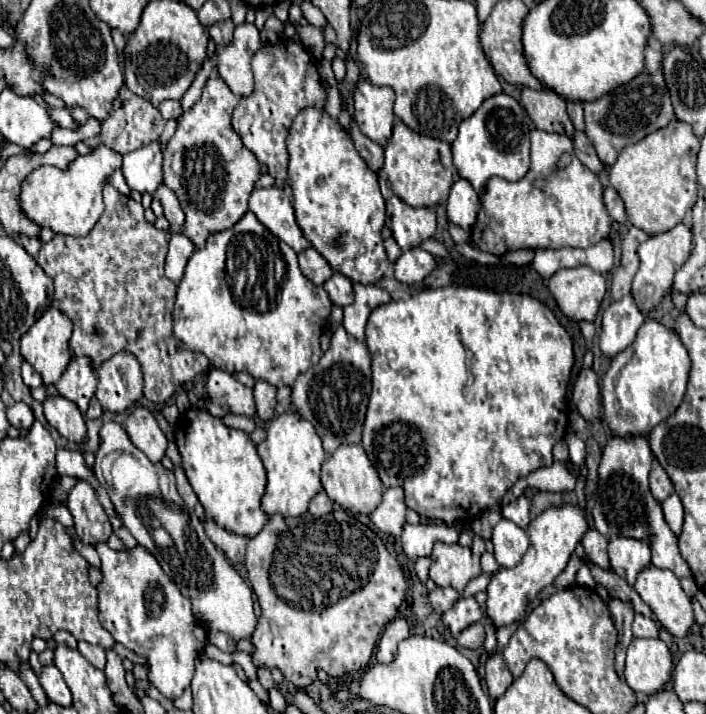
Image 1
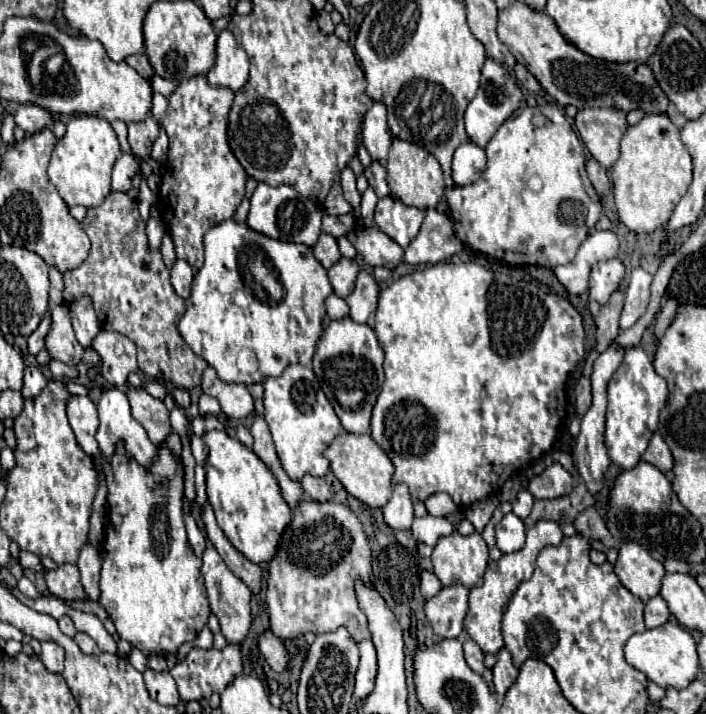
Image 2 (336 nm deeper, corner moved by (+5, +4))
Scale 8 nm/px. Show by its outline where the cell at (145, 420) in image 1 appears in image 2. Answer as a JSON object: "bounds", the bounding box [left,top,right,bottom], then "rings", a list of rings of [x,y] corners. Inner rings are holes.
{"bounds":[127,388,171,446],"rings":[[[129,388],[127,398],[131,404],[133,418],[145,428],[149,440],[155,446],[159,446],[171,428],[169,426],[169,410],[165,408],[165,404],[161,400],[149,396],[145,390]]]}

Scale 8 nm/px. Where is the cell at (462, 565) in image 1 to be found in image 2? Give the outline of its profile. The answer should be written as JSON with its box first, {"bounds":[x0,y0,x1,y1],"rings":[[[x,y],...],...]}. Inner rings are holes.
{"bounds":[431,532,487,588],"rings":[[[459,532],[443,536],[437,540],[431,554],[435,576],[443,586],[463,584],[467,588],[479,584],[487,558],[487,544],[478,532],[469,536],[461,536]]]}

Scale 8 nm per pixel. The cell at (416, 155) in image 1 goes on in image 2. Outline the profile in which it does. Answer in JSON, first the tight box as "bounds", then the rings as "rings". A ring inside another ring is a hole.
{"bounds":[385,138,445,208],"rings":[[[393,138],[385,168],[387,168],[387,184],[391,188],[391,194],[395,194],[403,204],[415,208],[435,208],[441,202],[445,192],[443,170],[435,160],[435,156],[431,156],[427,150],[419,148],[417,144]]]}

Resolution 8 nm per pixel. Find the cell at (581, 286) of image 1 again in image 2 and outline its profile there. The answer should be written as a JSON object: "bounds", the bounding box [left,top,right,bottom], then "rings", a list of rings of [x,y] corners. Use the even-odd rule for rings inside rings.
{"bounds":[589,258,625,304],"rings":[[[613,258],[607,262],[599,262],[589,276],[589,300],[595,300],[597,304],[605,304],[611,296],[611,292],[615,292],[615,288],[619,288],[619,282],[623,280],[625,268],[623,264]]]}

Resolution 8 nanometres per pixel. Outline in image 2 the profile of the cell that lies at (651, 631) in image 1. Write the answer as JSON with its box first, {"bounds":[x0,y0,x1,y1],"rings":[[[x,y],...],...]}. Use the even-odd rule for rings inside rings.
{"bounds":[645,596,669,628],"rings":[[[661,596],[651,598],[645,604],[645,626],[647,628],[657,628],[657,626],[665,624],[667,620],[669,620],[669,610],[667,610],[665,600]]]}

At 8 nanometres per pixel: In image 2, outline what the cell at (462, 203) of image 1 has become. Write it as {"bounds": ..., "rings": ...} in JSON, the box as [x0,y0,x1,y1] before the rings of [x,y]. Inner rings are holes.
{"bounds":[453,142,487,186],"rings":[[[465,142],[461,144],[457,150],[455,150],[455,156],[453,156],[453,182],[455,186],[469,186],[473,184],[483,168],[485,168],[487,160],[485,160],[485,150],[471,144],[471,142]]]}

